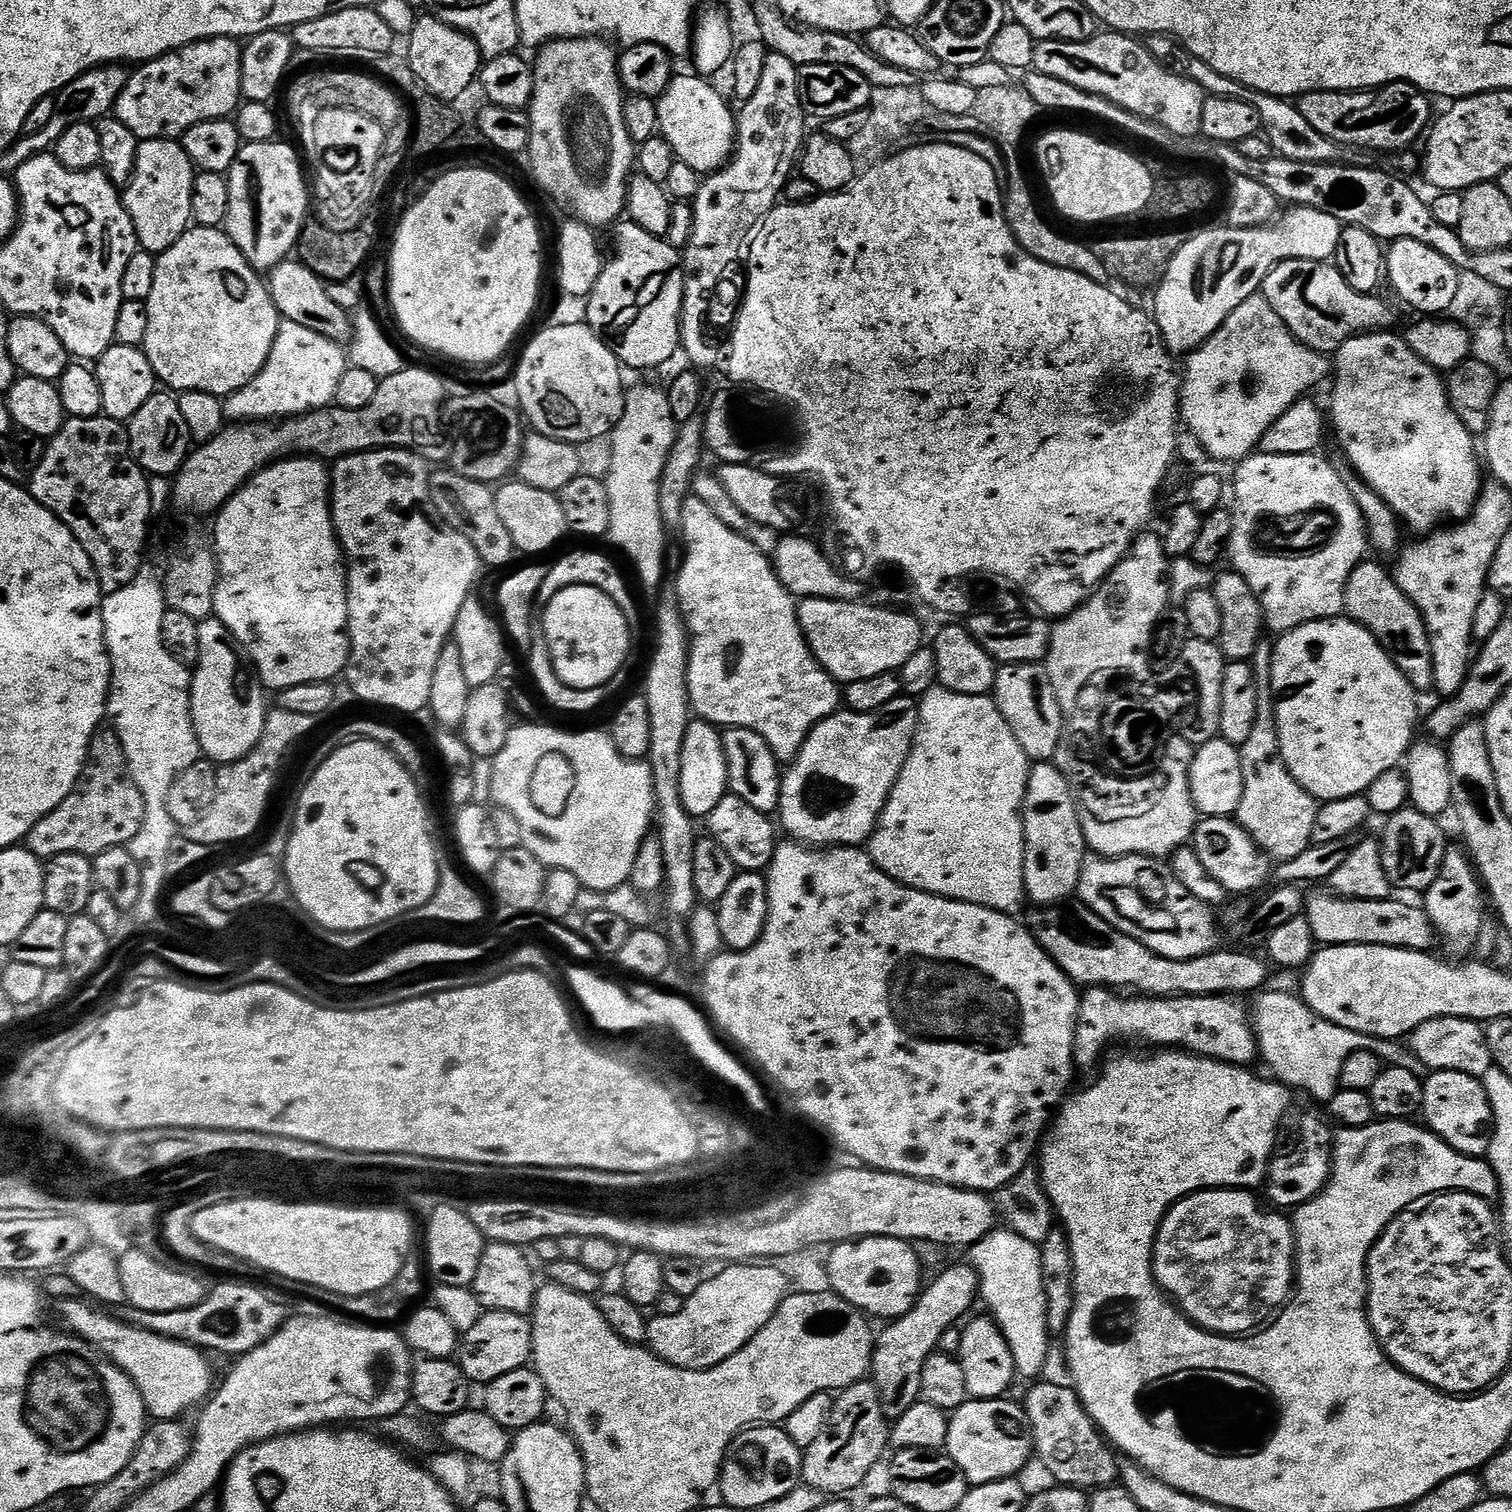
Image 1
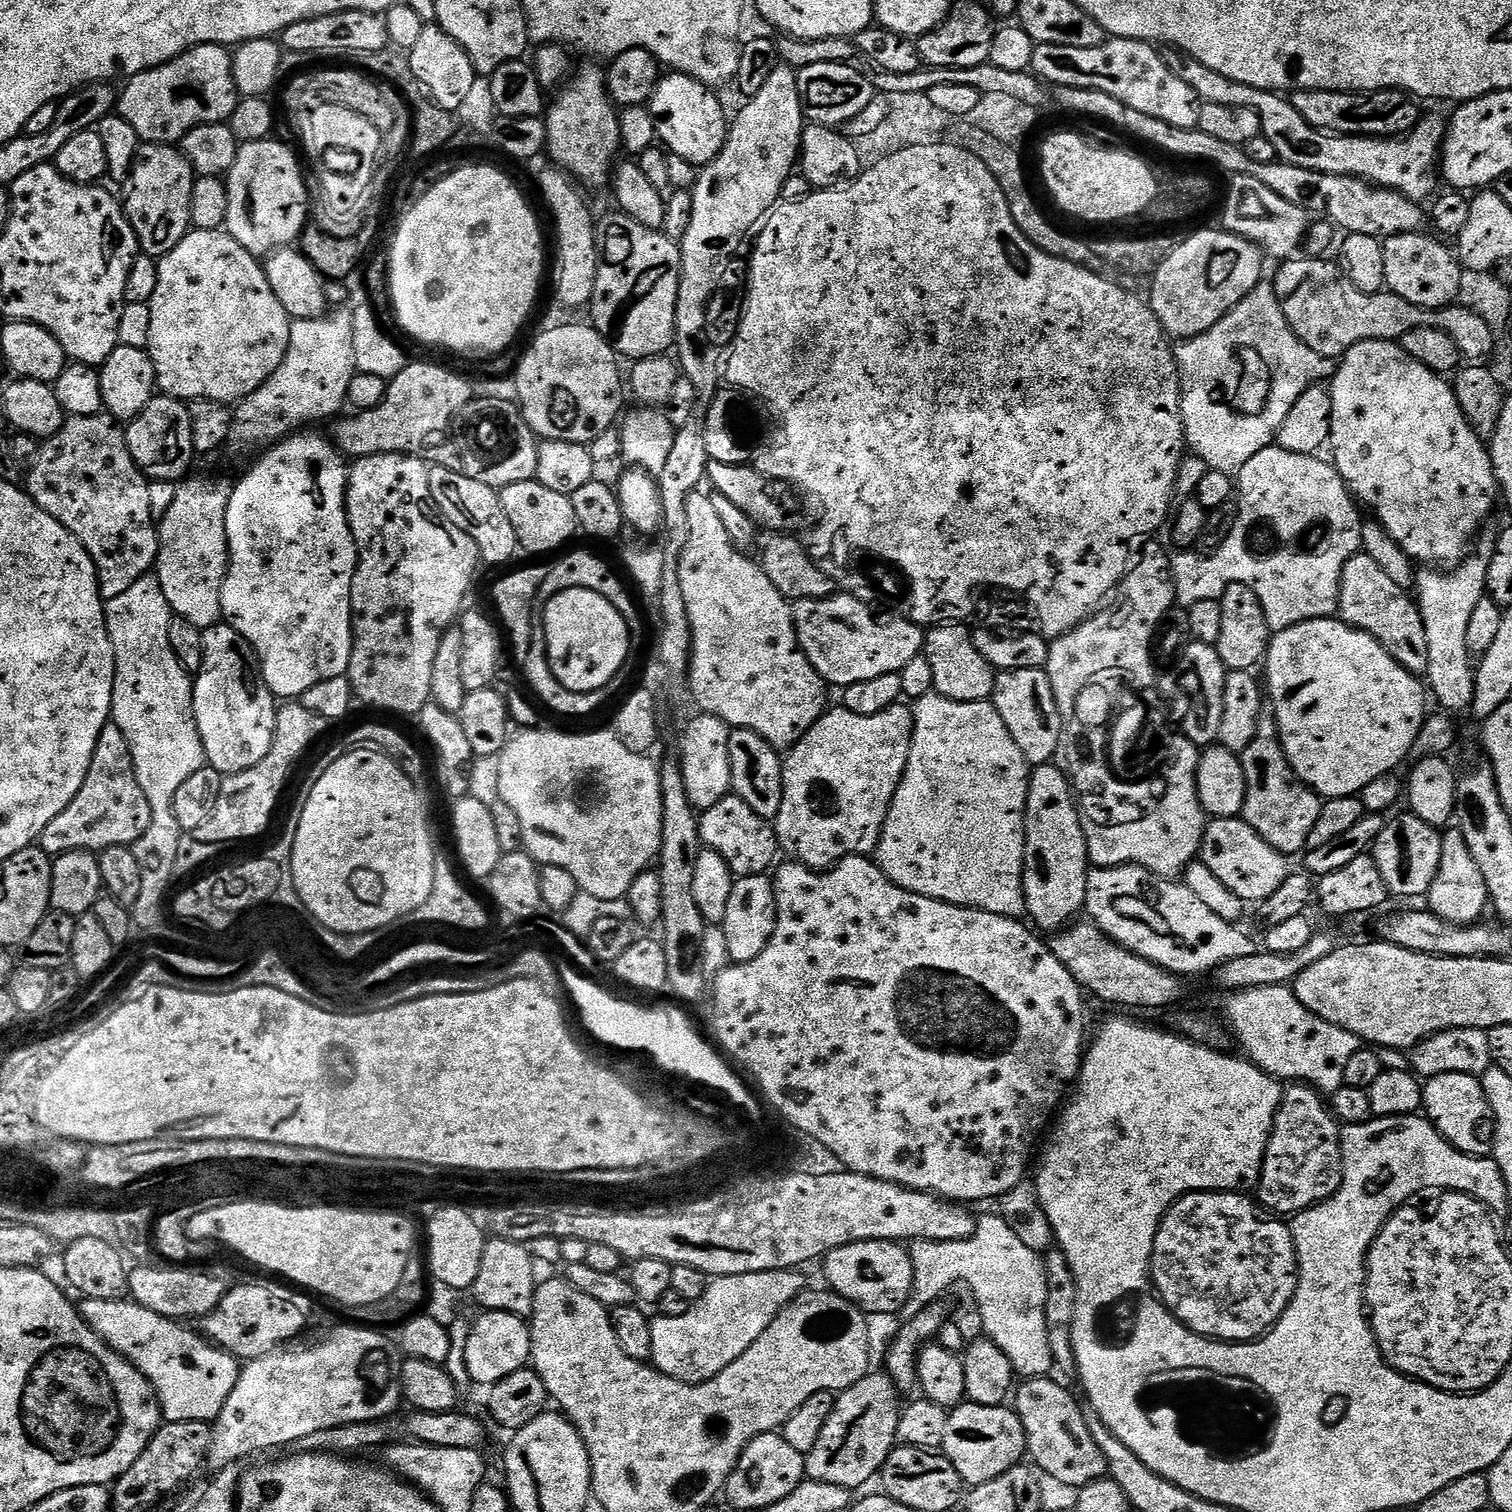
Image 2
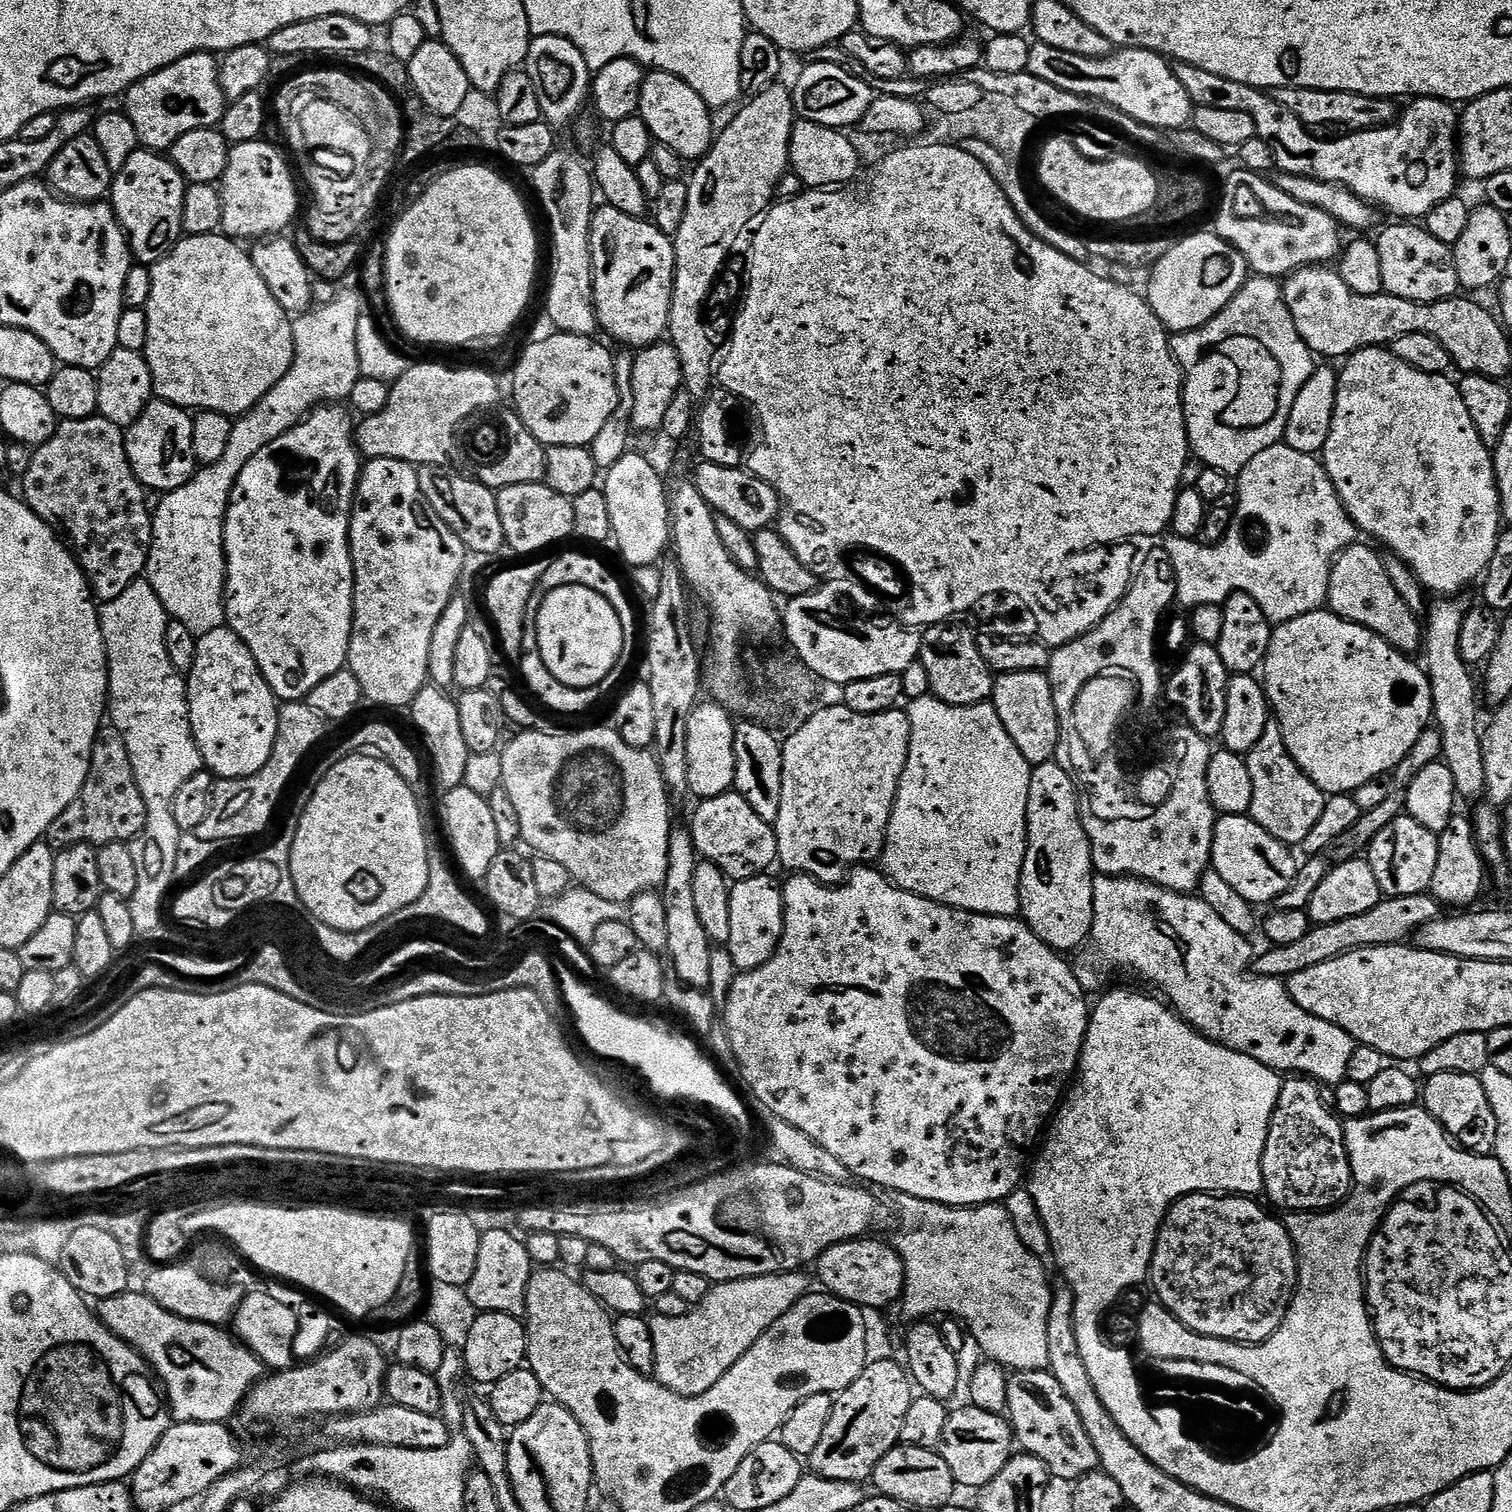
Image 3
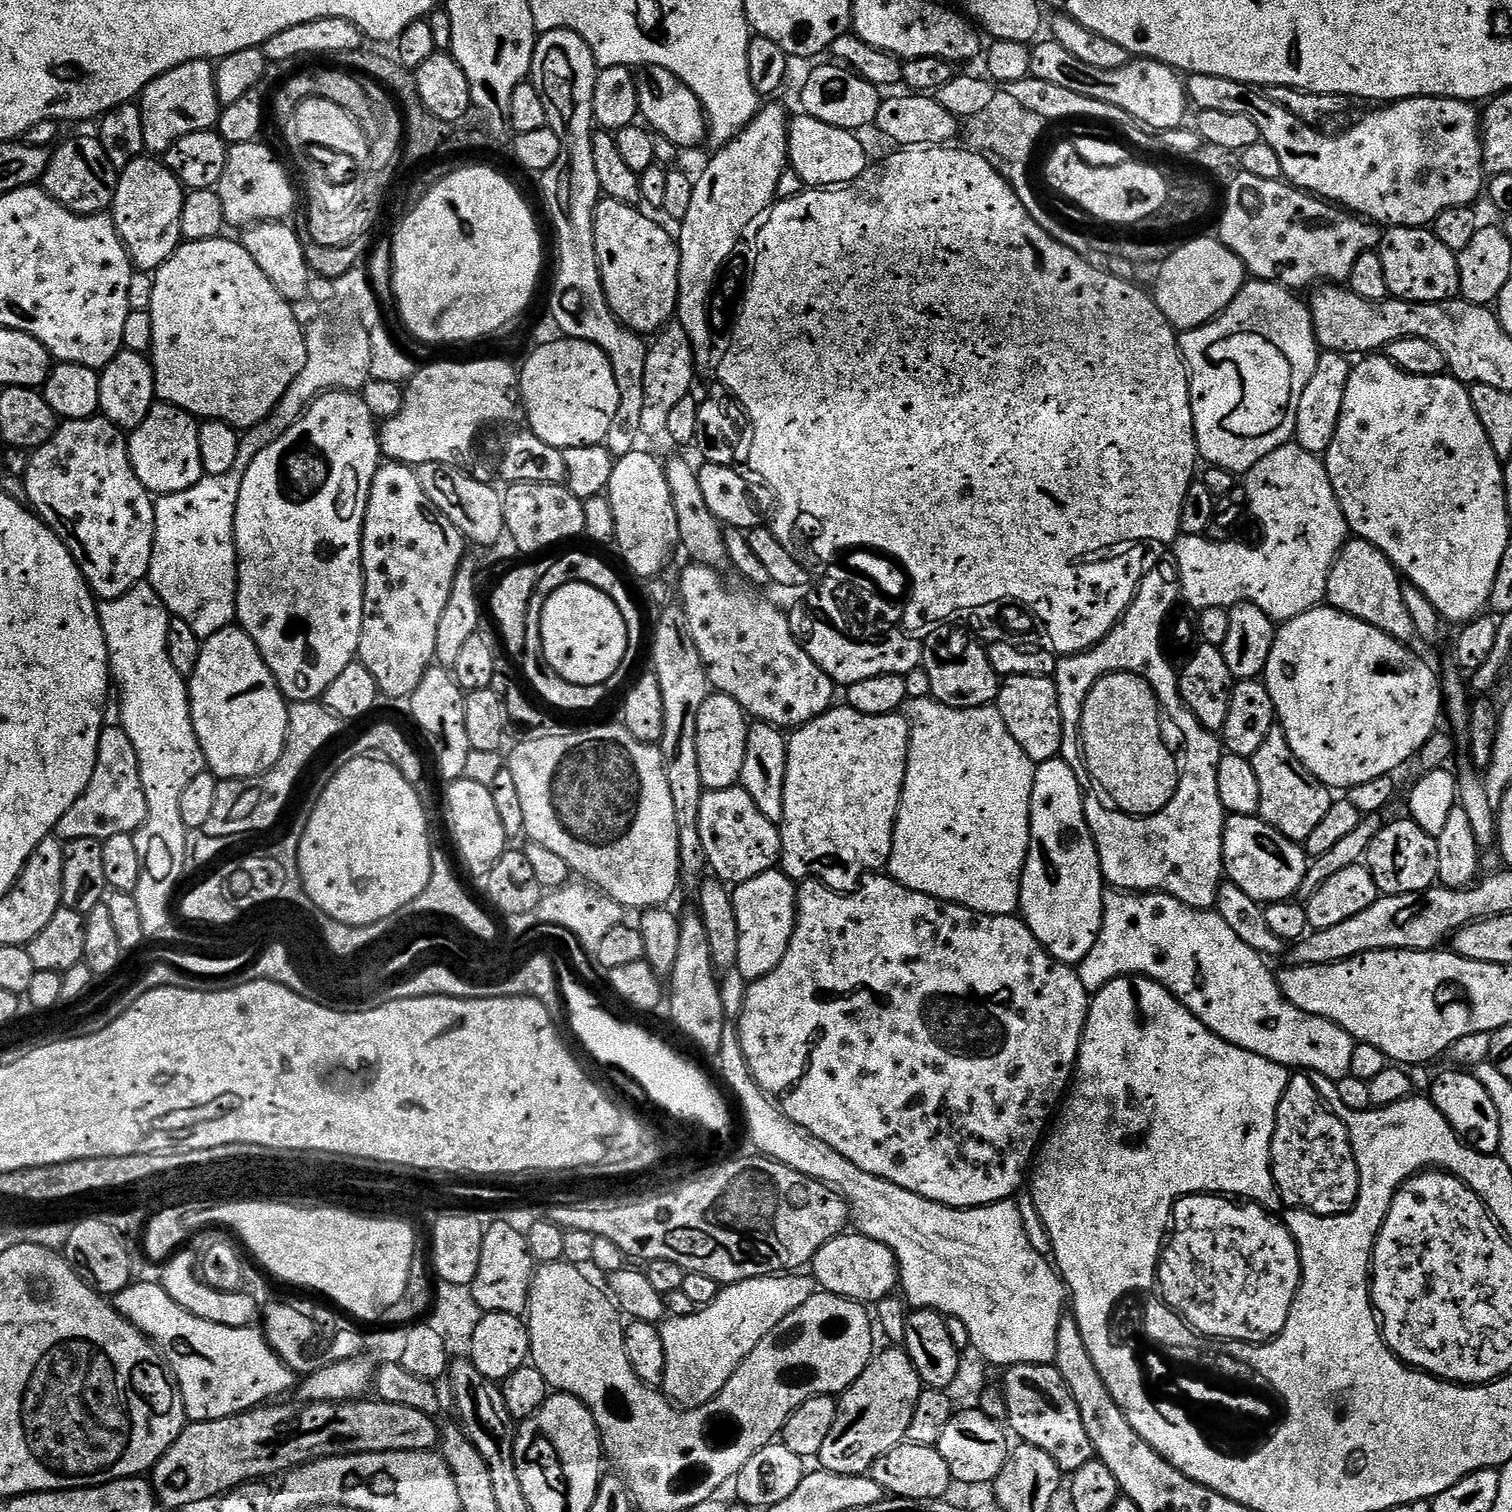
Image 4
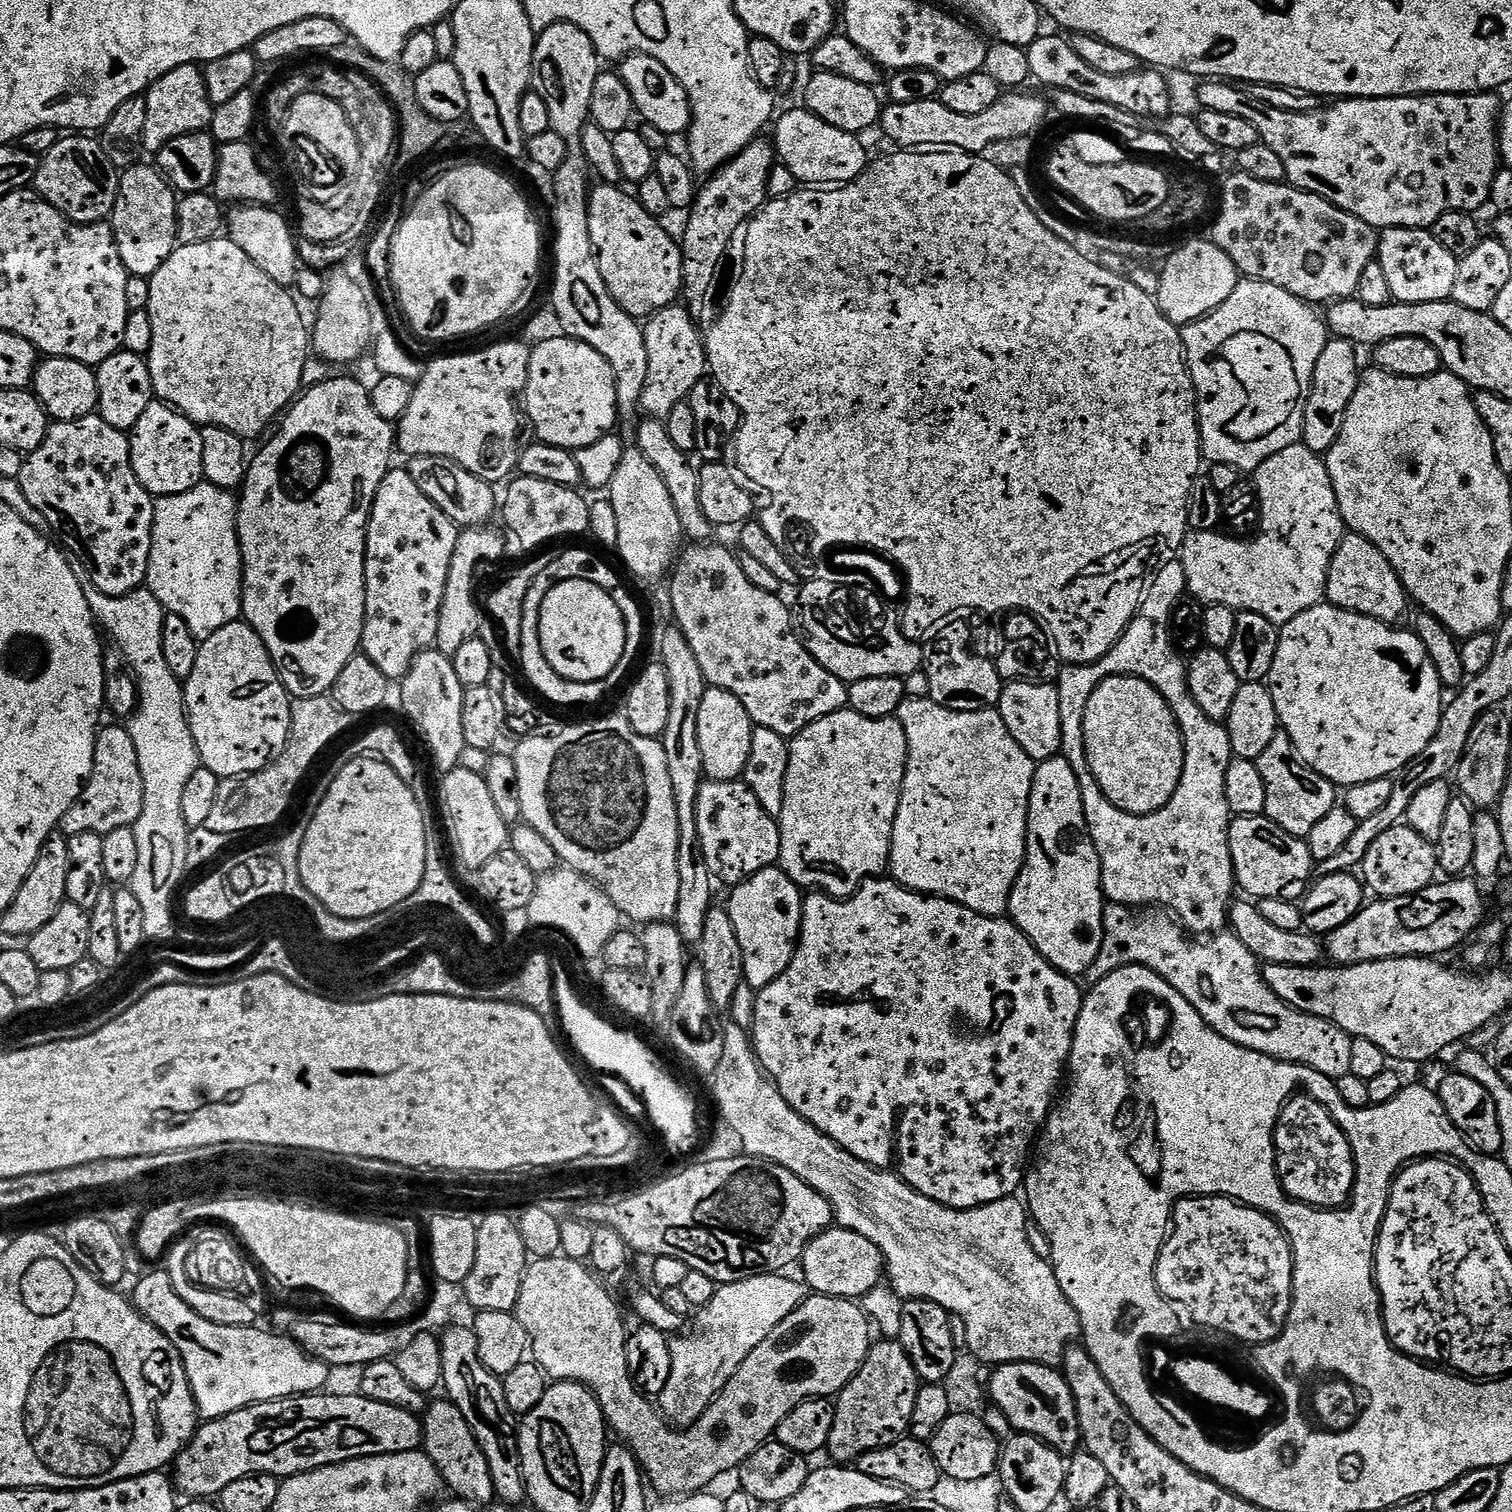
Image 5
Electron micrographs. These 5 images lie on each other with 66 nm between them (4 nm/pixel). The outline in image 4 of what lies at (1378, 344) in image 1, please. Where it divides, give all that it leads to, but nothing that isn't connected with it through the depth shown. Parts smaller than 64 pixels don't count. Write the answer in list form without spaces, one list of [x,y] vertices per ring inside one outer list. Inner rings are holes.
[[[1368,354],[1357,360],[1360,361],[1352,364],[1350,382],[1346,382],[1346,398],[1342,398],[1342,414],[1338,418],[1338,430],[1334,430],[1334,442],[1330,442],[1323,457],[1328,477],[1334,486],[1334,494],[1348,523],[1348,531],[1353,537],[1378,546],[1378,550],[1386,554],[1401,577],[1407,583],[1418,586],[1418,590],[1422,590],[1422,594],[1434,602],[1434,610],[1438,610],[1445,621],[1452,623],[1453,620],[1456,626],[1463,625],[1489,607],[1488,599],[1494,590],[1494,578],[1498,578],[1498,565],[1502,563],[1502,554],[1506,554],[1506,546],[1510,542],[1510,510],[1506,506],[1502,461],[1494,454],[1494,446],[1490,446],[1490,438],[1486,438],[1482,422],[1478,422],[1478,414],[1474,410],[1474,402],[1470,402],[1468,388],[1455,376],[1415,376],[1394,366],[1394,362],[1390,362],[1384,354]]]

